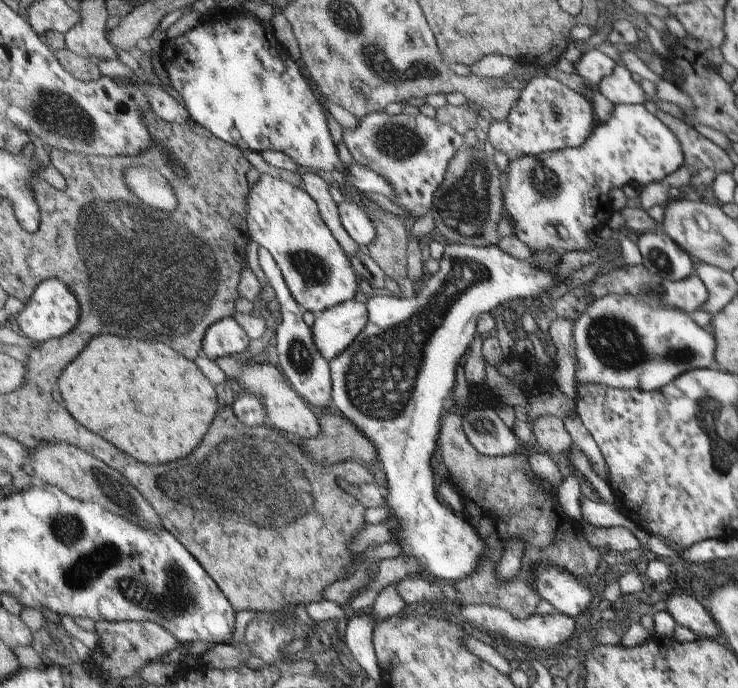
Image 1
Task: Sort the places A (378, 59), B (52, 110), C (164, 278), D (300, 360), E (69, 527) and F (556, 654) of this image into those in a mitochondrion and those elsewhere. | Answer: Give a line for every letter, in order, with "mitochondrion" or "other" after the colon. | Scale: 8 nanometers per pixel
A: mitochondrion
B: mitochondrion
C: mitochondrion
D: mitochondrion
E: mitochondrion
F: other

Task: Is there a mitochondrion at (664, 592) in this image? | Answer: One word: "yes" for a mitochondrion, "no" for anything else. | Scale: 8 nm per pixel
yes

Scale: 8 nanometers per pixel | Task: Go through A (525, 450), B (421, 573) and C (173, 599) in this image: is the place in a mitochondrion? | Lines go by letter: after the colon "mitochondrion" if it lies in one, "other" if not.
A: other
B: other
C: mitochondrion

